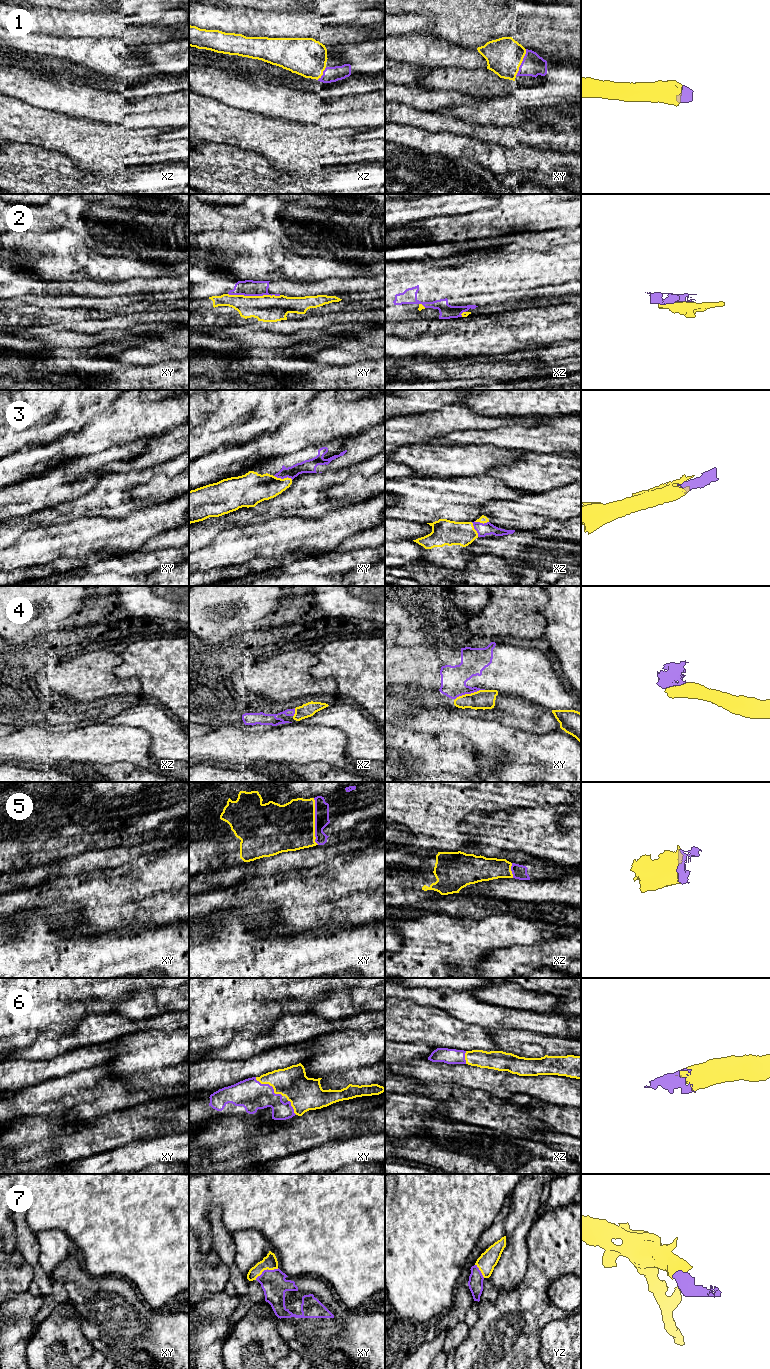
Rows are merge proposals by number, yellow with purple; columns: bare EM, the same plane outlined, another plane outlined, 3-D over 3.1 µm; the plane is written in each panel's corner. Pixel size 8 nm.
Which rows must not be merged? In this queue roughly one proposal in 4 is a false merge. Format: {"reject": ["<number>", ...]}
{"reject": ["2", "4"]}

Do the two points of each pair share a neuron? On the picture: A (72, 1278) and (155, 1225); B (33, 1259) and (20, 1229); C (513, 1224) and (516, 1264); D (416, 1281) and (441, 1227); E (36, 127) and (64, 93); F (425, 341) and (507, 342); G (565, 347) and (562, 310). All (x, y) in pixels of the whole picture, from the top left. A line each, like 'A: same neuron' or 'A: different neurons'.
A: different neurons
B: same neuron
C: same neuron
D: same neuron
E: different neurons
F: same neuron
G: different neurons

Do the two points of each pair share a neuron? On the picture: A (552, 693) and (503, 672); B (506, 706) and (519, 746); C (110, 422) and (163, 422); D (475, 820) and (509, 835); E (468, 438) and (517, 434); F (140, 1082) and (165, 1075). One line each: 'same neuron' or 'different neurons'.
A: same neuron
B: different neurons
C: same neuron
D: same neuron
E: same neuron
F: same neuron

